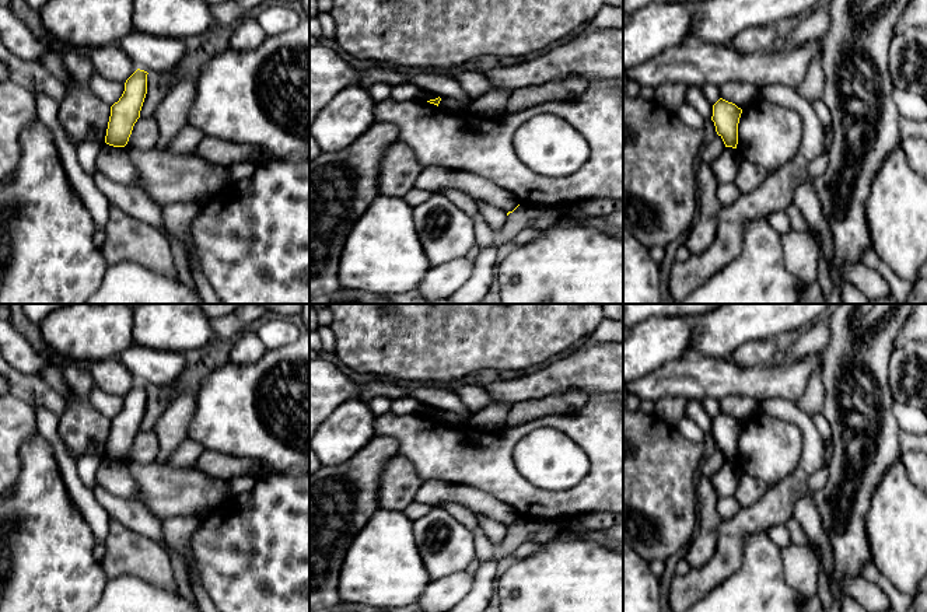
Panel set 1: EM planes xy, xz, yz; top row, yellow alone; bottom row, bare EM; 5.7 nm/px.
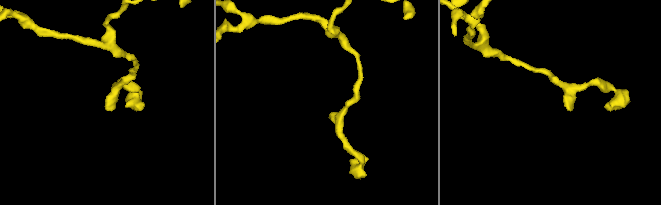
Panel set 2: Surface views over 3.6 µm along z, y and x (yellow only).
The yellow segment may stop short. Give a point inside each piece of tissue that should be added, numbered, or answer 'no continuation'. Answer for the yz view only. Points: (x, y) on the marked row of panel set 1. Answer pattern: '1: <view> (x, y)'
no continuation

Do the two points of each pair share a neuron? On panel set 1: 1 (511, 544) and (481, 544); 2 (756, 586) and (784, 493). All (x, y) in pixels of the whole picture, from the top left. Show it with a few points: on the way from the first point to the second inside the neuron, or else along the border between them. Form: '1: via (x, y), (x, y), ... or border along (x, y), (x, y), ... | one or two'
1: via (504, 549), (488, 549) | one
2: border along (766, 532), (755, 532), (747, 538), (744, 558) | two

